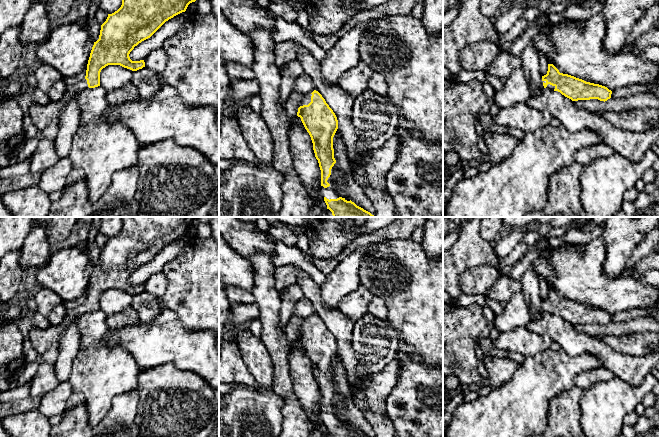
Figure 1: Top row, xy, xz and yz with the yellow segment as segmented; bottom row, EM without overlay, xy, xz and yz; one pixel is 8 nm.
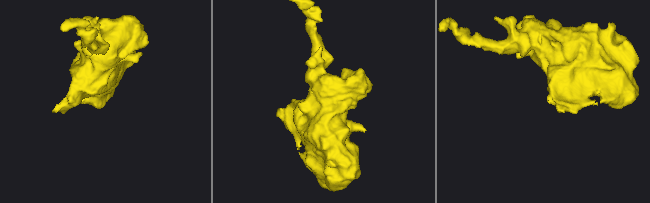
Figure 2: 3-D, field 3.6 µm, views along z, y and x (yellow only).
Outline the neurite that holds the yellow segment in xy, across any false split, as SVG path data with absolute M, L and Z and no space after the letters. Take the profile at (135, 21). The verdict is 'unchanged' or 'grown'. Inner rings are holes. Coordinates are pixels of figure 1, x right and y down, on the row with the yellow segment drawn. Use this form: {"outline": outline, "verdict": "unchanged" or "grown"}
{"outline": "M122 0L121 7L112 14L108 14L106 21L101 25L99 39L94 42L87 64L85 79L68 86L63 98L58 102L48 104L34 104L29 114L42 138L55 141L58 133L59 112L76 93L87 88L100 86L100 72L108 65L120 65L132 71L145 67L144 60L132 61L130 52L142 41L150 38L166 21L185 12L188 5L196 0Z", "verdict": "grown"}

